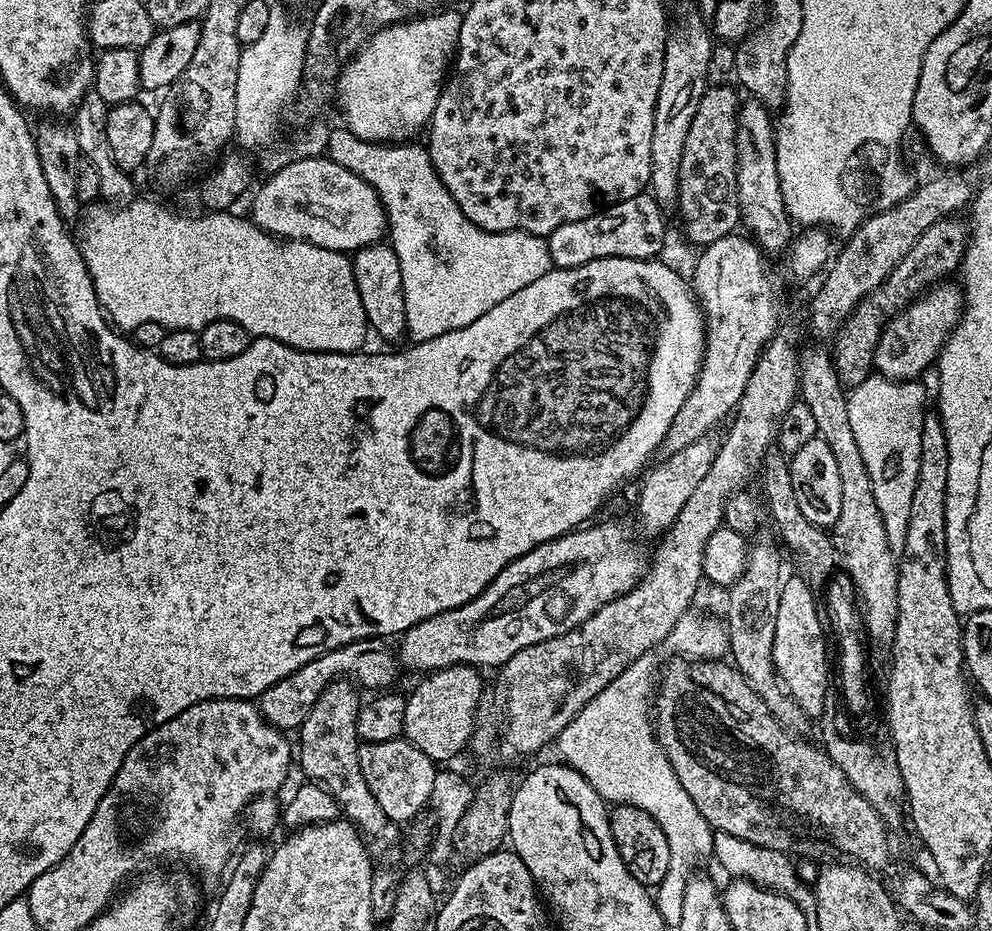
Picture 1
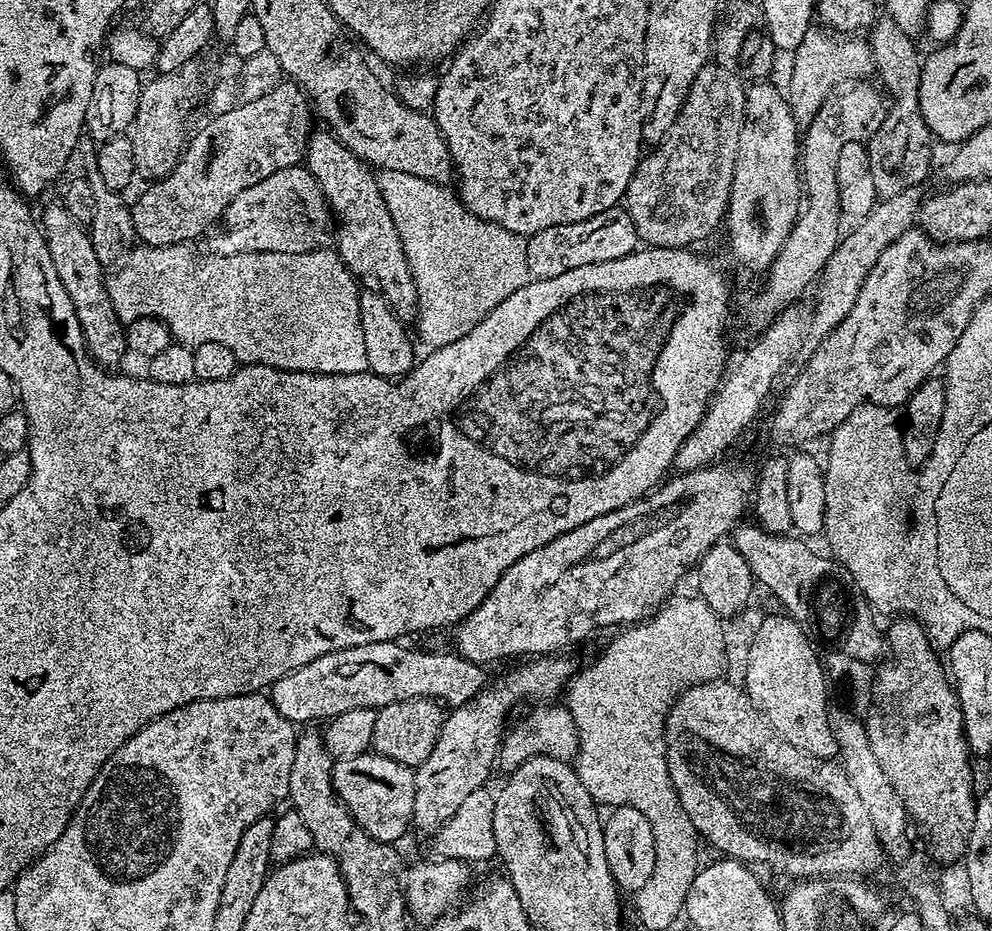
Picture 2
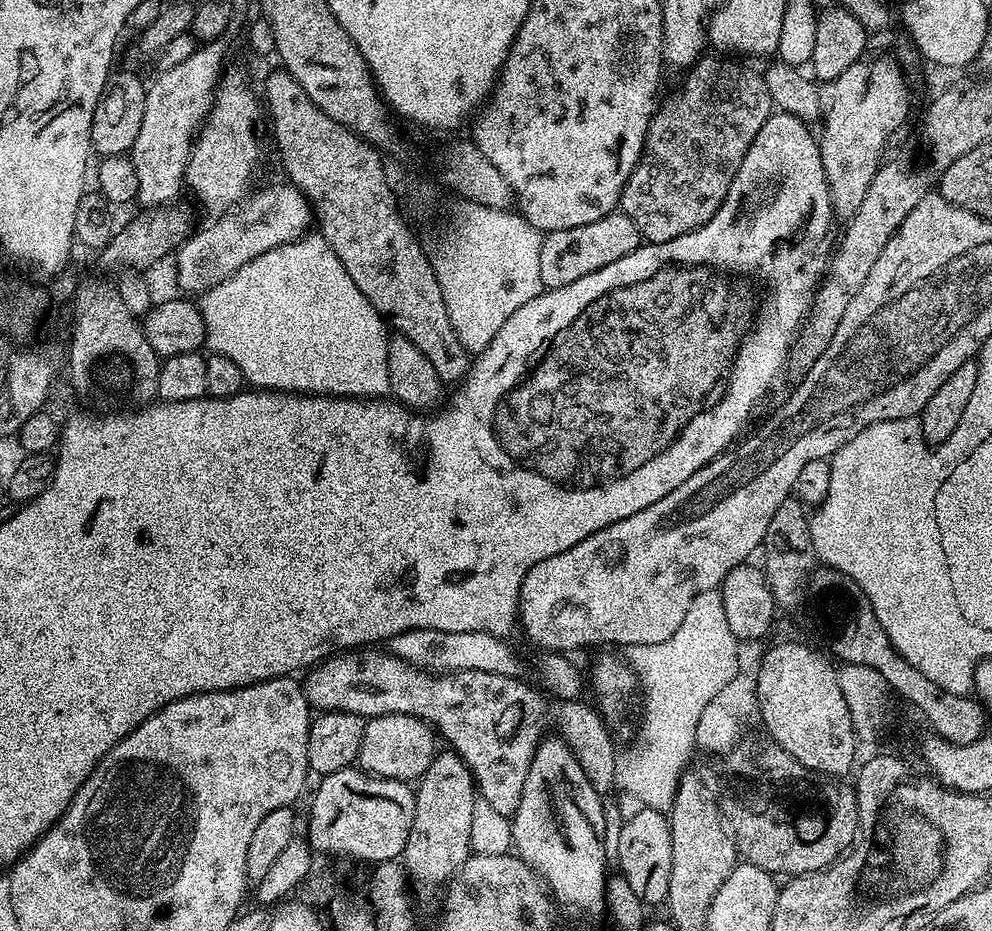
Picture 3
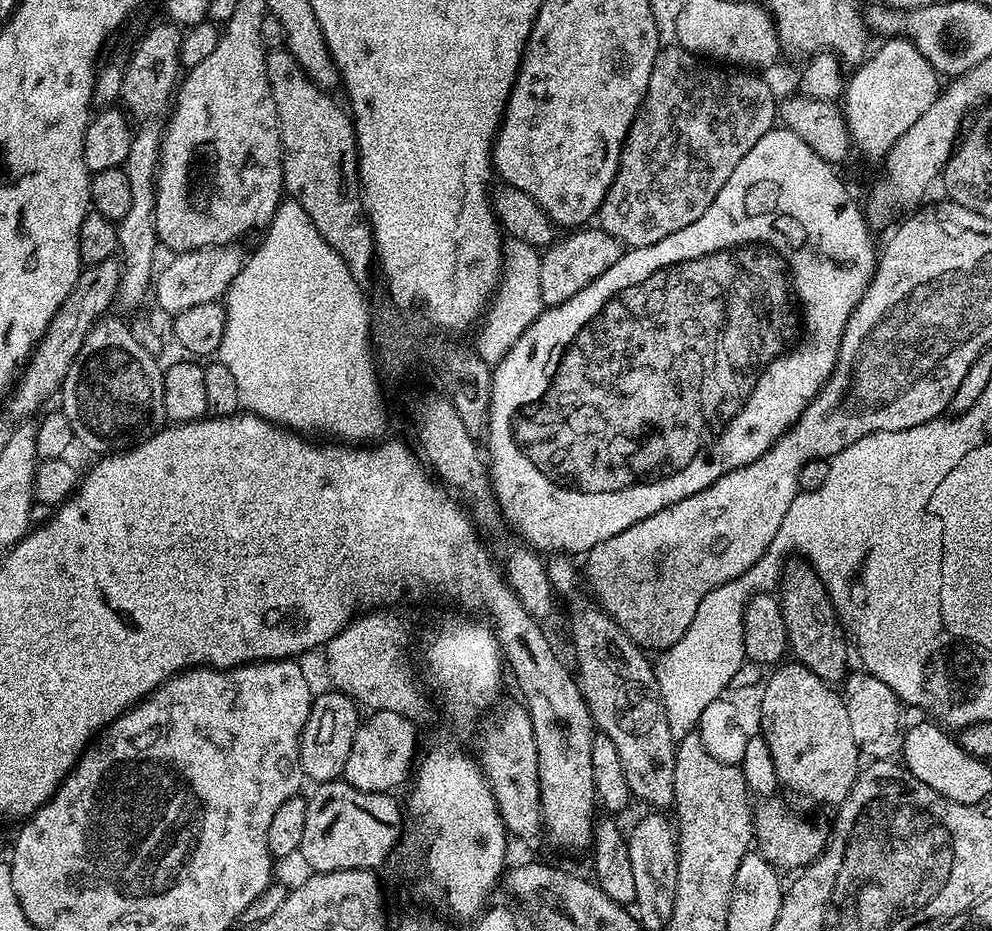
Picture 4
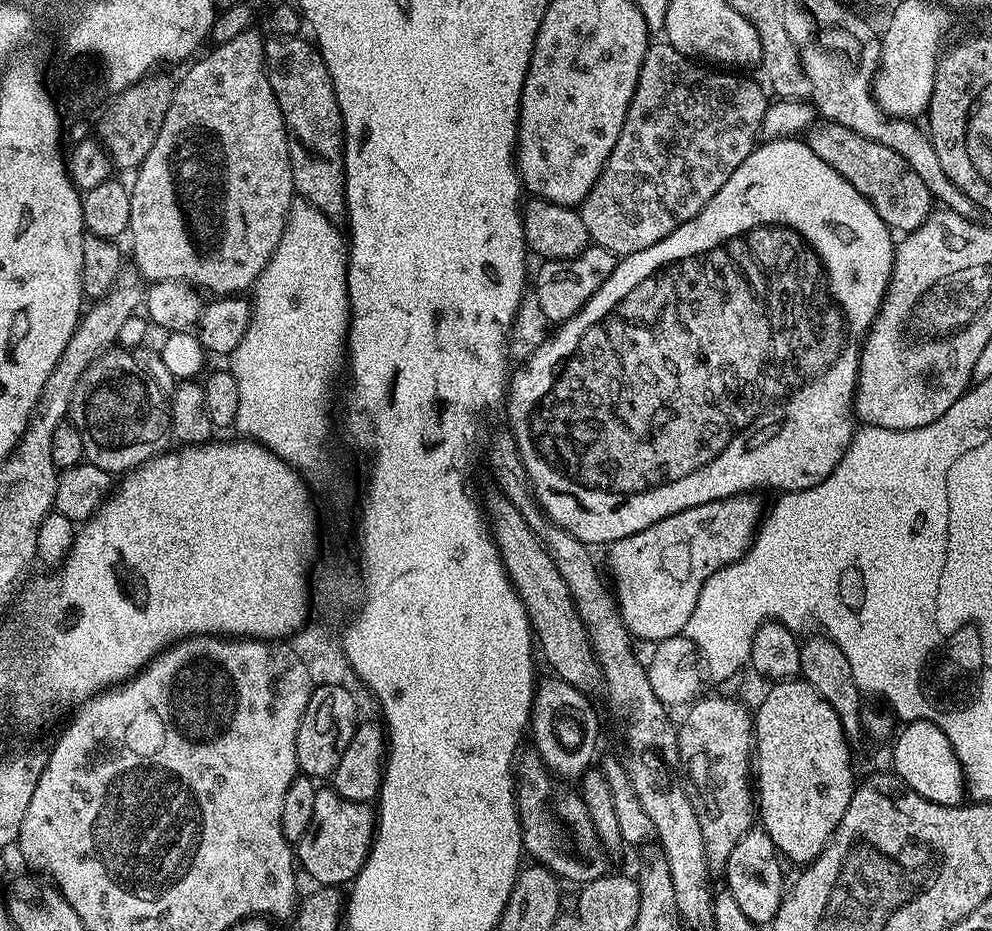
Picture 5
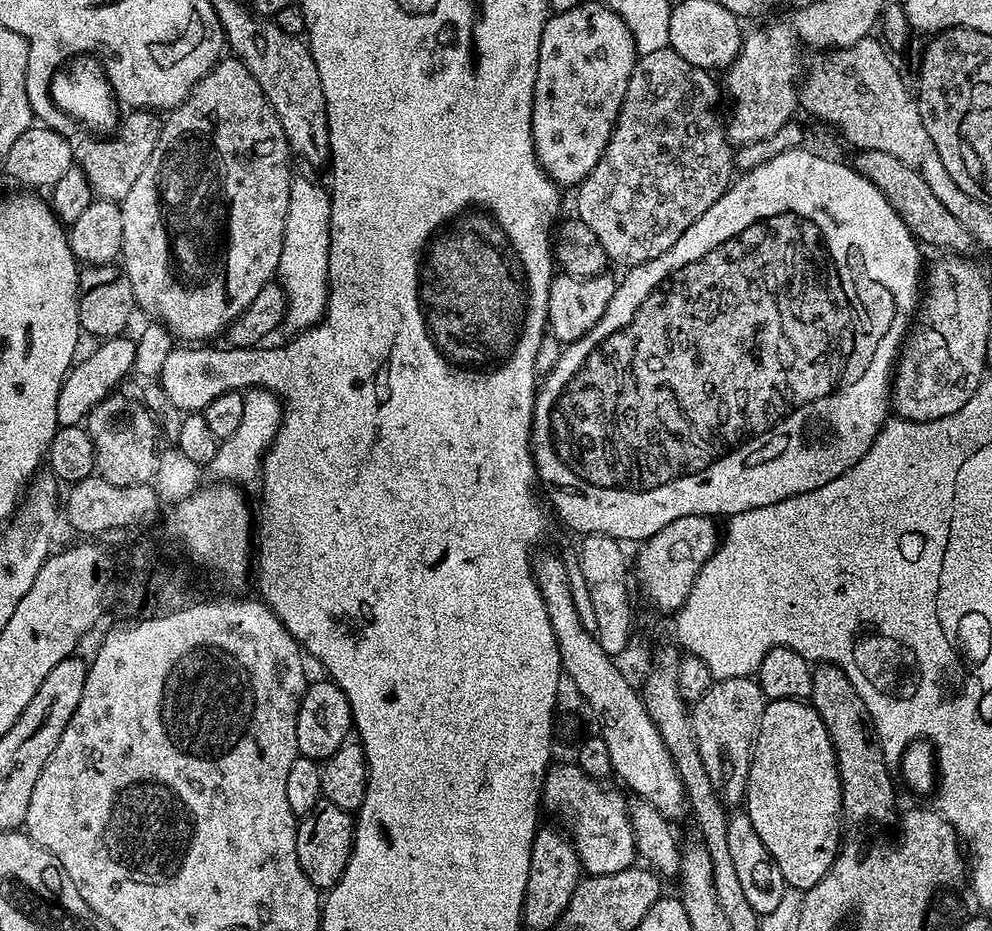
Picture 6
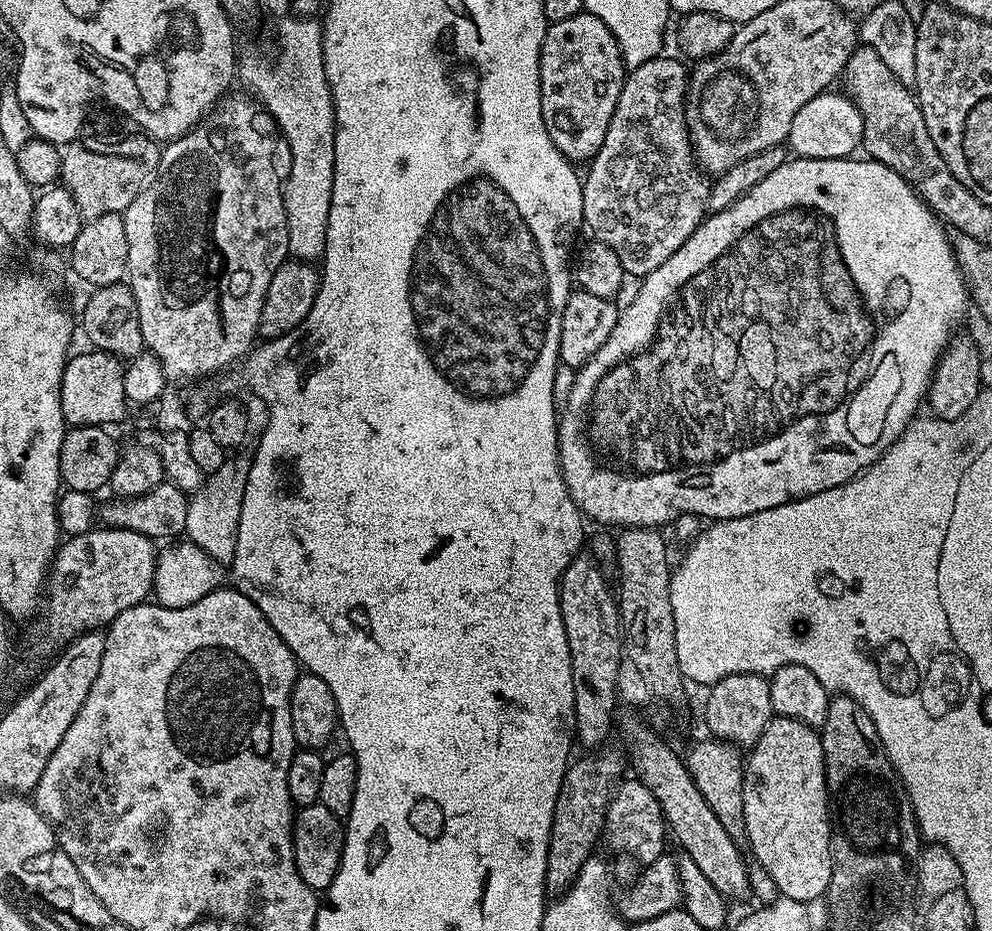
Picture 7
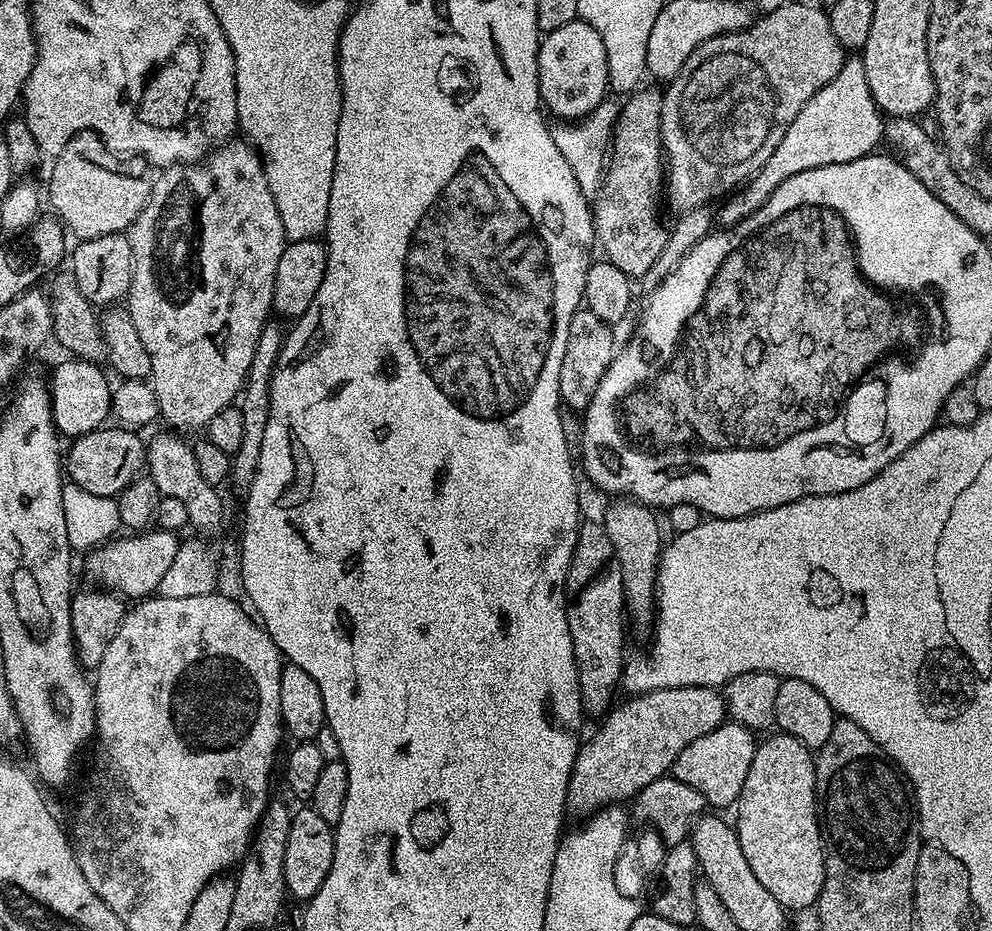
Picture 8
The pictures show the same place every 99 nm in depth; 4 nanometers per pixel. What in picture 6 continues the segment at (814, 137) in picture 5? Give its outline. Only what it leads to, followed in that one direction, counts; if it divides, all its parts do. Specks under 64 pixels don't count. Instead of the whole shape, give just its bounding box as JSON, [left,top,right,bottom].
[855,149,974,254]

